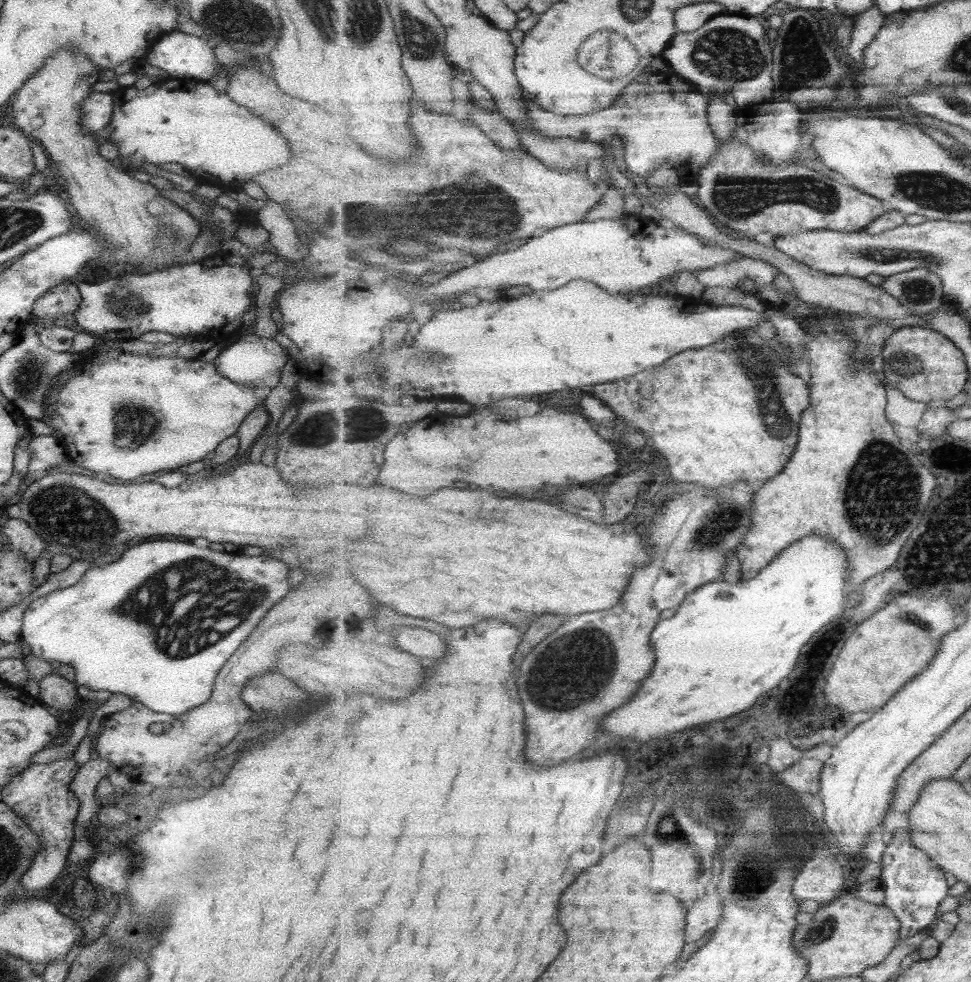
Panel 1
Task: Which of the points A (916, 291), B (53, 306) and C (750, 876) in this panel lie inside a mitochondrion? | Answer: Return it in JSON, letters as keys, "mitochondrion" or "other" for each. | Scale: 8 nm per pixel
{"A":"mitochondrion","B":"other","C":"mitochondrion"}

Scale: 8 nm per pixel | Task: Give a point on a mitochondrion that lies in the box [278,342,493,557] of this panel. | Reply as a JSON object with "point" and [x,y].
{"point":[320,428]}

